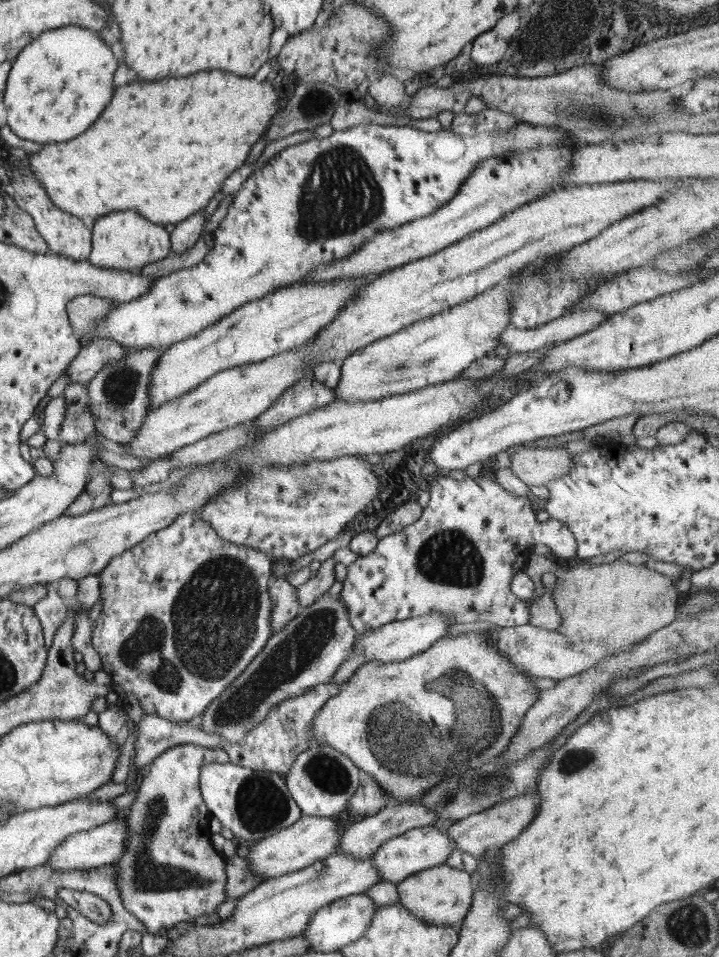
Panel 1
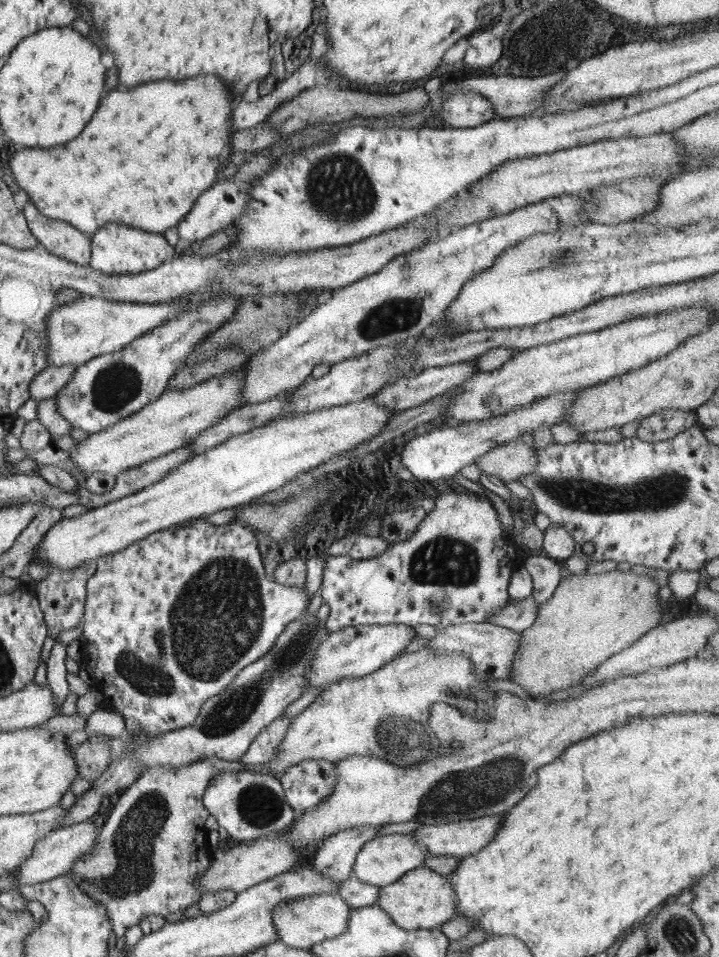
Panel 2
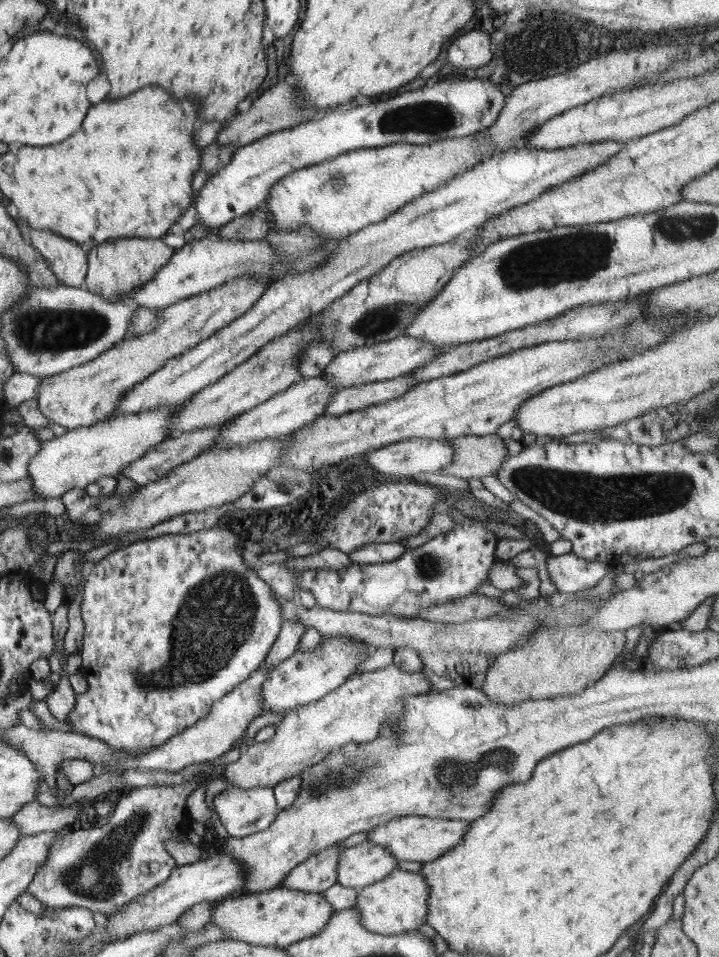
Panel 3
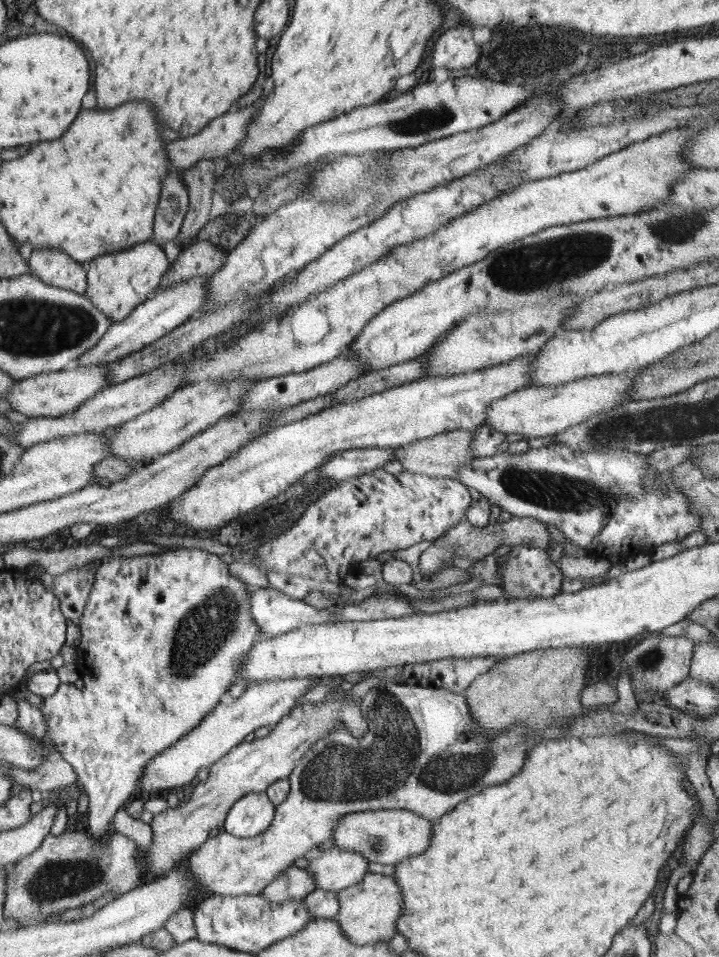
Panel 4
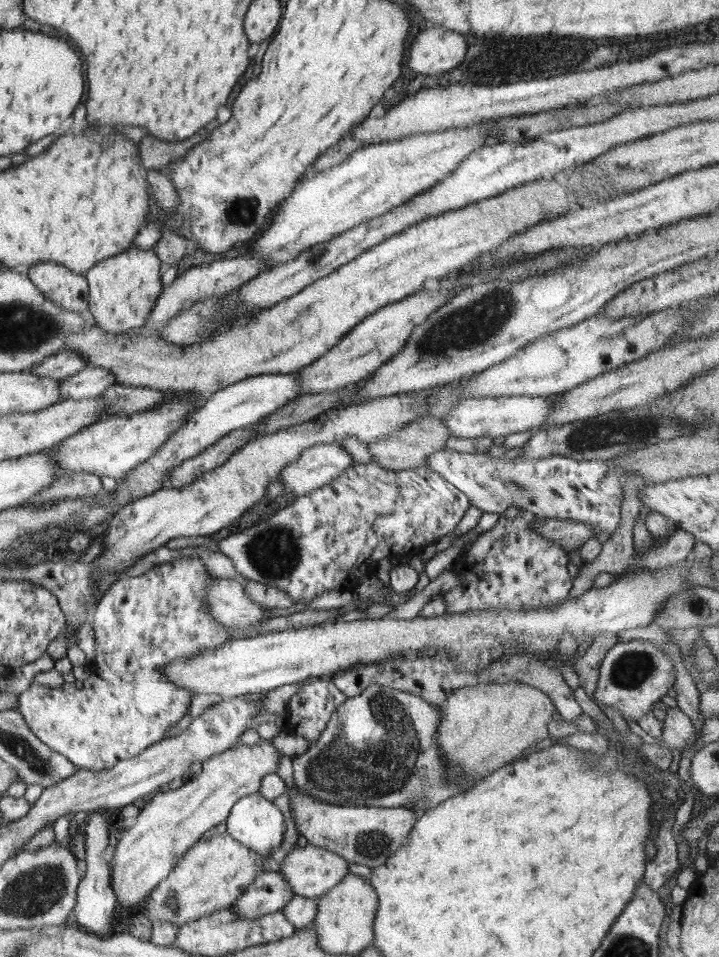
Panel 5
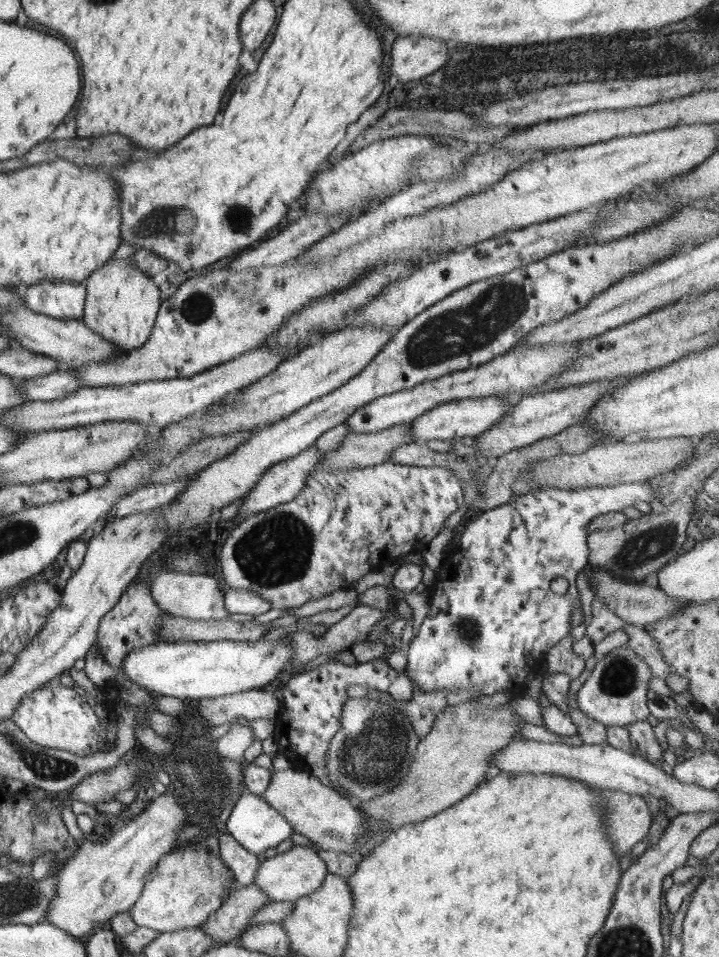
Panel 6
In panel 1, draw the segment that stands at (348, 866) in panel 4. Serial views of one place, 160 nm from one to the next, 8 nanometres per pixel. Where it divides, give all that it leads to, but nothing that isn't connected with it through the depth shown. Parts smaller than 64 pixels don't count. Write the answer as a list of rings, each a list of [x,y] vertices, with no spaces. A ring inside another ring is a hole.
[[[434,825],[417,827],[405,834],[384,841],[376,848],[376,853],[372,854],[372,864],[374,864],[376,872],[382,875],[384,881],[399,883],[407,876],[446,863],[446,859],[456,848],[456,843],[453,843],[448,832],[438,830],[438,828],[434,828]]]

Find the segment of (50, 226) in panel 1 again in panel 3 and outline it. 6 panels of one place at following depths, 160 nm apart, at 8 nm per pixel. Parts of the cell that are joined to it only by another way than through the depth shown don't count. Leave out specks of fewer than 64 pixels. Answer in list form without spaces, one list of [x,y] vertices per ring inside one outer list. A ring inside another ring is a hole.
[[[30,230],[32,246],[51,266],[60,284],[69,287],[84,286],[87,275],[87,252],[73,240],[52,231]]]

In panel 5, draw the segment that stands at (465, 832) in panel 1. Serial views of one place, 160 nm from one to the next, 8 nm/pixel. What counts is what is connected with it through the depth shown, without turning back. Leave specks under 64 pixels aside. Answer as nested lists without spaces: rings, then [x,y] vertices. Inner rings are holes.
[[[294,786],[290,795],[290,810],[292,811],[292,819],[298,830],[299,836],[307,838],[308,842],[317,847],[324,847],[325,850],[338,854],[348,863],[356,863],[365,865],[370,869],[374,869],[387,860],[388,856],[395,854],[401,843],[408,841],[408,833],[412,831],[412,827],[416,825],[418,813],[412,810],[406,810],[404,807],[399,808],[378,808],[378,807],[350,807],[343,805],[330,805],[310,797],[306,792],[300,791]]]

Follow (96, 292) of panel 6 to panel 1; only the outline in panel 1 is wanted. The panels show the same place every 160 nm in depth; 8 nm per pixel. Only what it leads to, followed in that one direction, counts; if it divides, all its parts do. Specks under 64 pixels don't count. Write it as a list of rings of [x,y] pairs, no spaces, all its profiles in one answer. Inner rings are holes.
[[[116,211],[97,218],[92,227],[92,246],[88,262],[112,270],[139,270],[143,266],[165,259],[173,252],[171,236],[164,226],[151,223],[136,211]]]

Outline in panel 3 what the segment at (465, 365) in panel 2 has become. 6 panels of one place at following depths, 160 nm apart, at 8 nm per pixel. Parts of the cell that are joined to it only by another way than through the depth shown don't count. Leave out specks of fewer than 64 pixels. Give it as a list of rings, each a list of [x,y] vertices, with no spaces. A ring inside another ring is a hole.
[[[403,375],[388,381],[362,384],[356,387],[336,390],[327,404],[326,415],[340,416],[359,408],[368,408],[385,400],[402,397],[406,391],[416,387],[412,376]]]

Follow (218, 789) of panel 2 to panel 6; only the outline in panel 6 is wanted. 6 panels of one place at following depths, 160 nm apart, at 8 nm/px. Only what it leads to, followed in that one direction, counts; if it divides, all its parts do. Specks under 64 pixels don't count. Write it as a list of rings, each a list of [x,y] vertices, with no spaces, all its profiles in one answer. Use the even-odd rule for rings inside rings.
[[[244,792],[242,797],[232,808],[228,822],[224,830],[236,839],[251,854],[264,857],[274,852],[278,844],[291,838],[294,833],[292,825],[286,821],[286,818],[279,814],[275,808],[272,808],[261,795],[255,795],[250,792]]]

